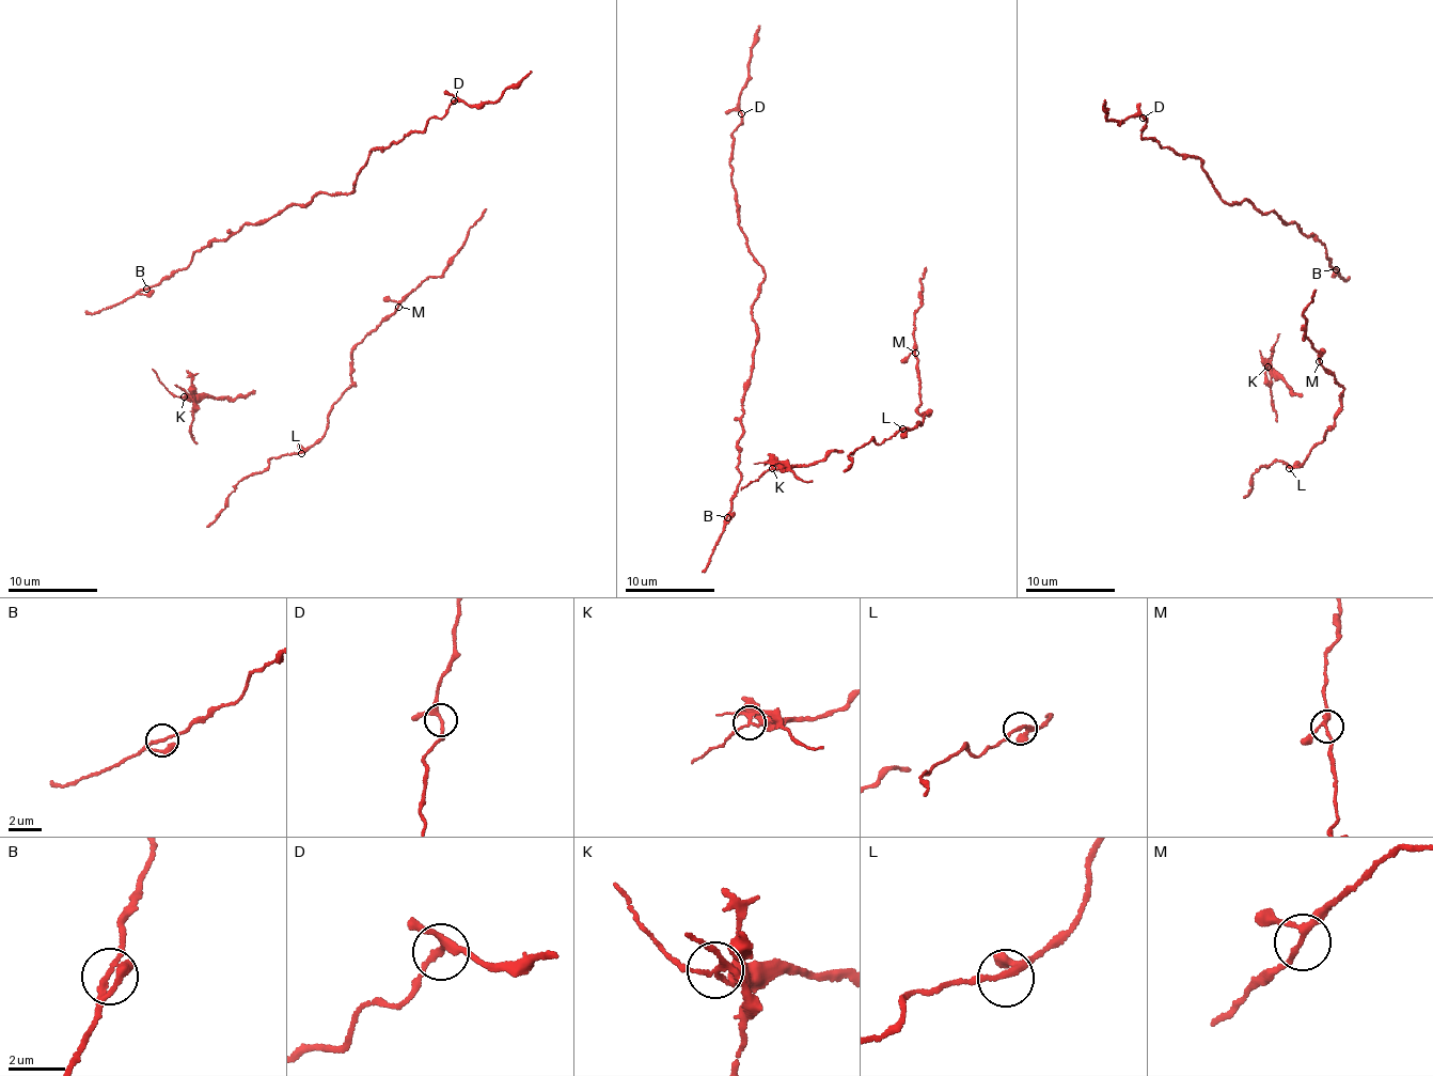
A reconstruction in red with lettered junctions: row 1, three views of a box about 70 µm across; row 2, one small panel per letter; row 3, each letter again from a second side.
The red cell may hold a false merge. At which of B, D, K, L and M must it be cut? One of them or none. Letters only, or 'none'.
K

